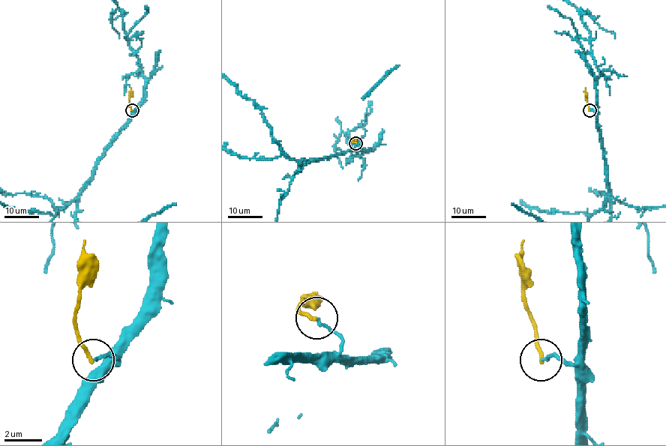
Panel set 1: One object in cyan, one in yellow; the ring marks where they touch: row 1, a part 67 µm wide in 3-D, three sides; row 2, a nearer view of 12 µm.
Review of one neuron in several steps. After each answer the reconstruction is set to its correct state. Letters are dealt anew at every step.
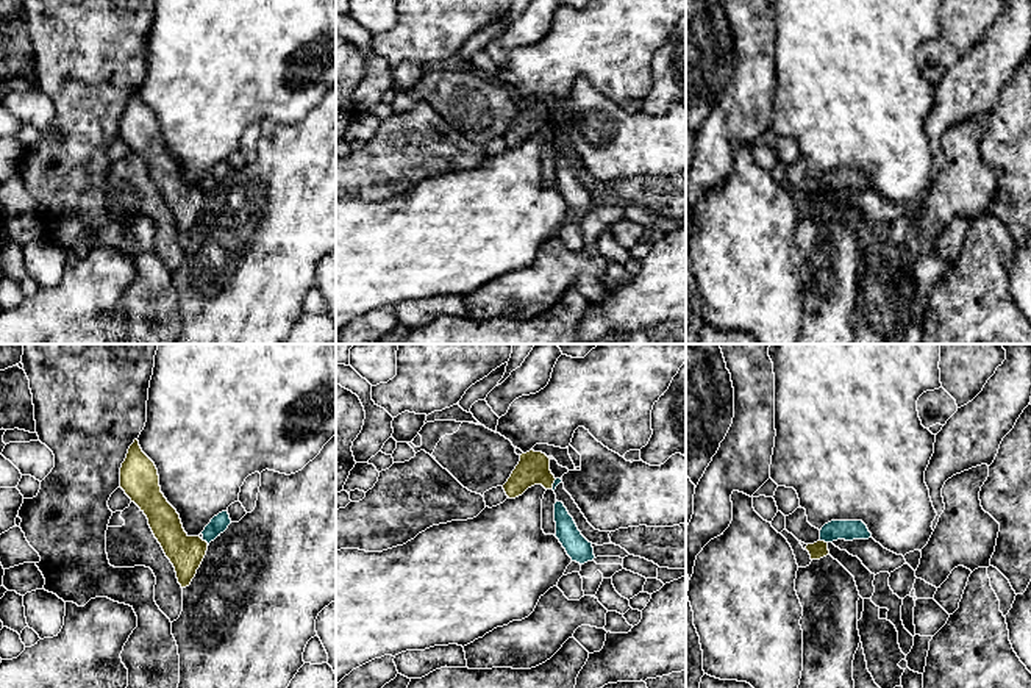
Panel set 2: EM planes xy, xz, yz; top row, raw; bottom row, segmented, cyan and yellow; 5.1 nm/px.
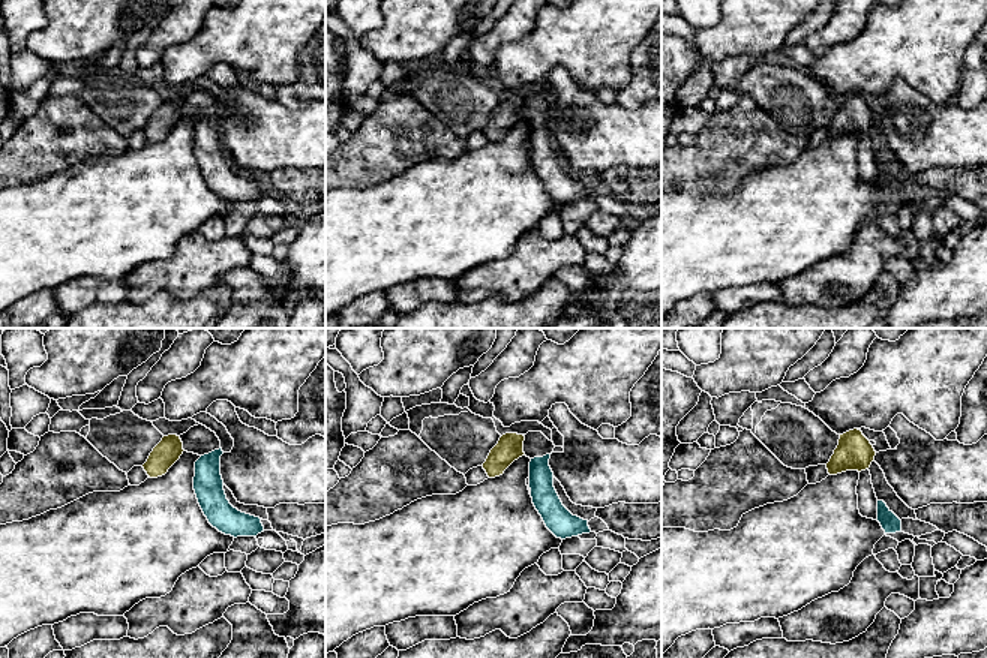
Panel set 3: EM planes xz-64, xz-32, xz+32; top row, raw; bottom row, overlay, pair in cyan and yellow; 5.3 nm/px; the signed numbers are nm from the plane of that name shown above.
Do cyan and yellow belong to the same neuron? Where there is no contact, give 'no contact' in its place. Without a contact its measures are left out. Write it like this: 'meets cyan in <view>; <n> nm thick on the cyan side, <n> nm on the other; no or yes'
meets cyan in yz; 110 nm thick on the cyan side, 90 nm on the other; no

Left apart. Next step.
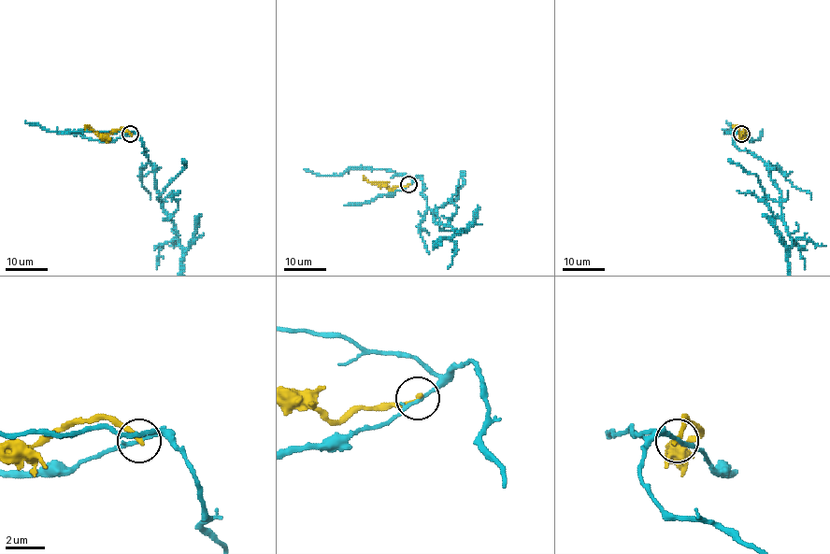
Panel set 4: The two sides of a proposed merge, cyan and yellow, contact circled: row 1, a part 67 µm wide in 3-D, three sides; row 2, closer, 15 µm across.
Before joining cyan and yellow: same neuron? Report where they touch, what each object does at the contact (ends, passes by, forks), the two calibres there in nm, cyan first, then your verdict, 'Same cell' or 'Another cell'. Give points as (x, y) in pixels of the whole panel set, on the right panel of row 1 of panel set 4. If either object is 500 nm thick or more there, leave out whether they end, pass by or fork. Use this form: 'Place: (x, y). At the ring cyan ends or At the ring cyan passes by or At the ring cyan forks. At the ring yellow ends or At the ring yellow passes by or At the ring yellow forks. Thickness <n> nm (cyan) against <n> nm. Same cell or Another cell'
Place: (741, 134). At the ring cyan passes by. At the ring yellow ends. Thickness 170 nm (cyan) against 240 nm. Another cell

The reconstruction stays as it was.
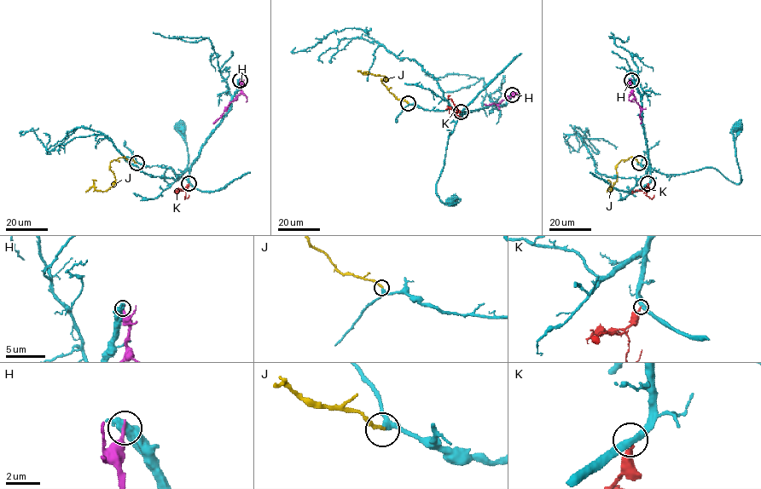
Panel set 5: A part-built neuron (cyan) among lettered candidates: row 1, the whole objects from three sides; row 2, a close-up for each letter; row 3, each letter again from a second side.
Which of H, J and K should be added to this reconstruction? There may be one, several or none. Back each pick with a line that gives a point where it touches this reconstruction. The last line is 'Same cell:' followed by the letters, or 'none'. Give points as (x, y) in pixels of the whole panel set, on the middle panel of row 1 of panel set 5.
J: meets cyan at (408, 103)
Same cell: J

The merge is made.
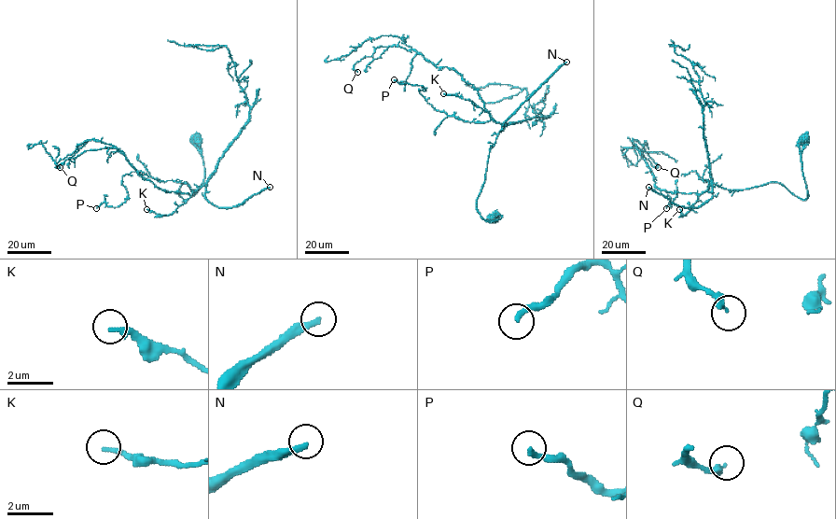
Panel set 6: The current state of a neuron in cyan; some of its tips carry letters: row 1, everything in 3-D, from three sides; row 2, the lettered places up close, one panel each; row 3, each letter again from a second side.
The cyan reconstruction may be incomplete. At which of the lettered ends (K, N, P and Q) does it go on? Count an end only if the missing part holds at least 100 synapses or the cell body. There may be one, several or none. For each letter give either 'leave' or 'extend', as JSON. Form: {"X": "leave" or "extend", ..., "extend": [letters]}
{"K": "leave", "N": "extend", "P": "leave", "Q": "leave", "extend": ["N"]}

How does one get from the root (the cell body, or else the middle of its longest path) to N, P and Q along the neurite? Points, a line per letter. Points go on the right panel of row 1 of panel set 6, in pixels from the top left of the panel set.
N: (803, 139), (804, 200), (775, 182), (731, 190), (713, 183), (710, 199), (697, 207), (681, 207), (648, 187)
P: (803, 139), (804, 200), (775, 182), (705, 190), (708, 180), (690, 171), (675, 180), (666, 208)
Q: (803, 139), (804, 200), (775, 182), (731, 190), (713, 183), (699, 195), (661, 190), (633, 140), (658, 167)

